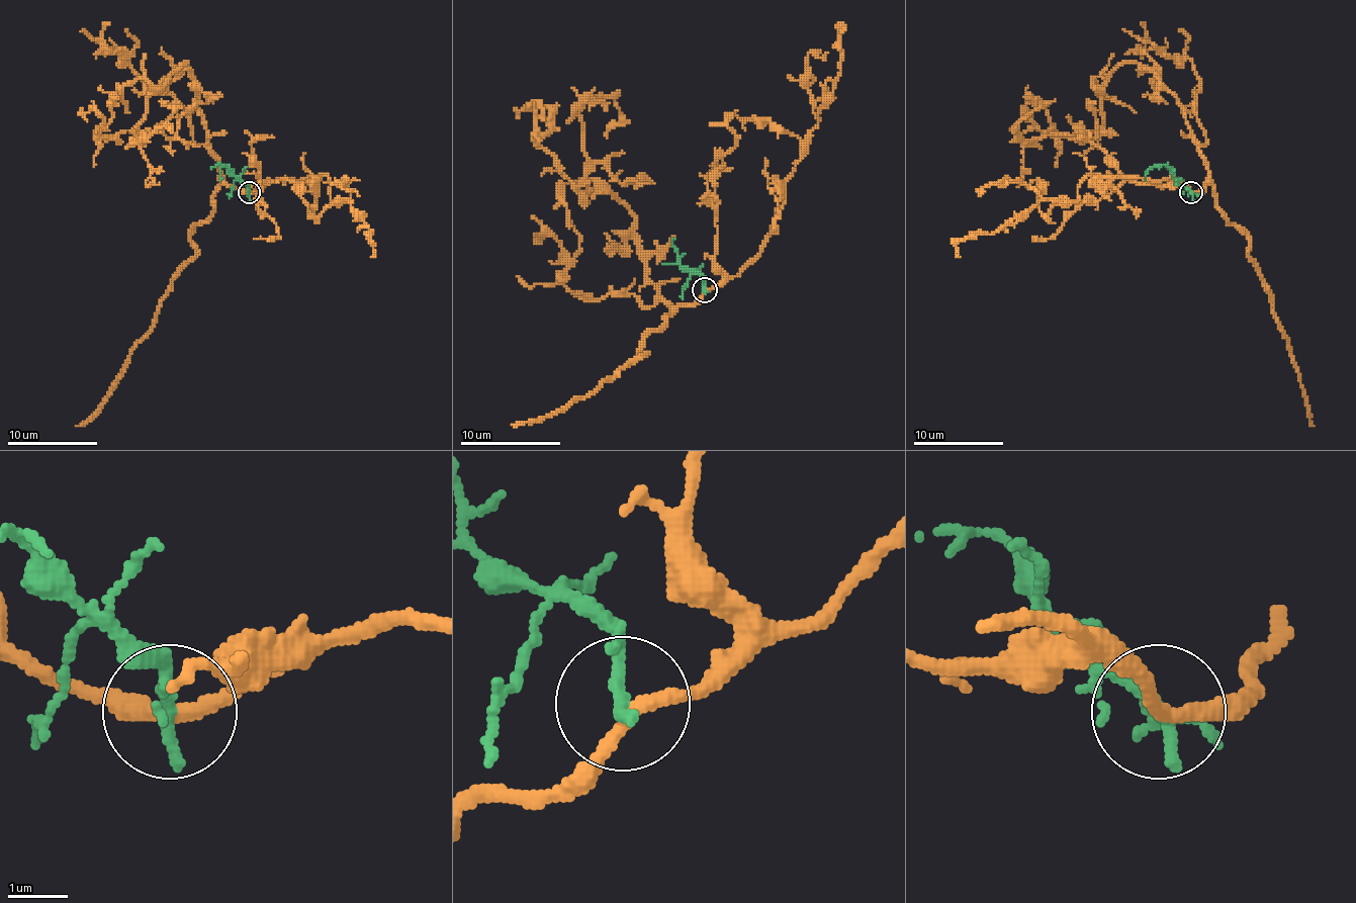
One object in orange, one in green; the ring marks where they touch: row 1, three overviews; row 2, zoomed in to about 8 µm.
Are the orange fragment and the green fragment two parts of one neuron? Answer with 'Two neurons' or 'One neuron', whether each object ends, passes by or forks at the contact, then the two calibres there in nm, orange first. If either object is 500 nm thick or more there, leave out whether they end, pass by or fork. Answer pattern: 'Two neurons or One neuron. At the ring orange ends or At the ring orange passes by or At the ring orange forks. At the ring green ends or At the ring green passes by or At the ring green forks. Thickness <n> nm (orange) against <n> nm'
Two neurons. At the ring orange passes by. At the ring green ends. Thickness 220 nm (orange) against 240 nm

